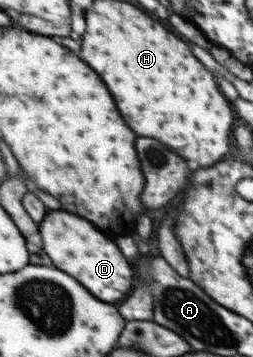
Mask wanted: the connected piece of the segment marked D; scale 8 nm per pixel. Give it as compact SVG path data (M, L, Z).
M49 212L41 222L41 238L43 250L55 262L55 266L73 278L81 278L97 298L105 298L105 302L123 300L133 284L133 270L125 256L119 252L117 244L105 238L91 222L69 214L69 212Z

